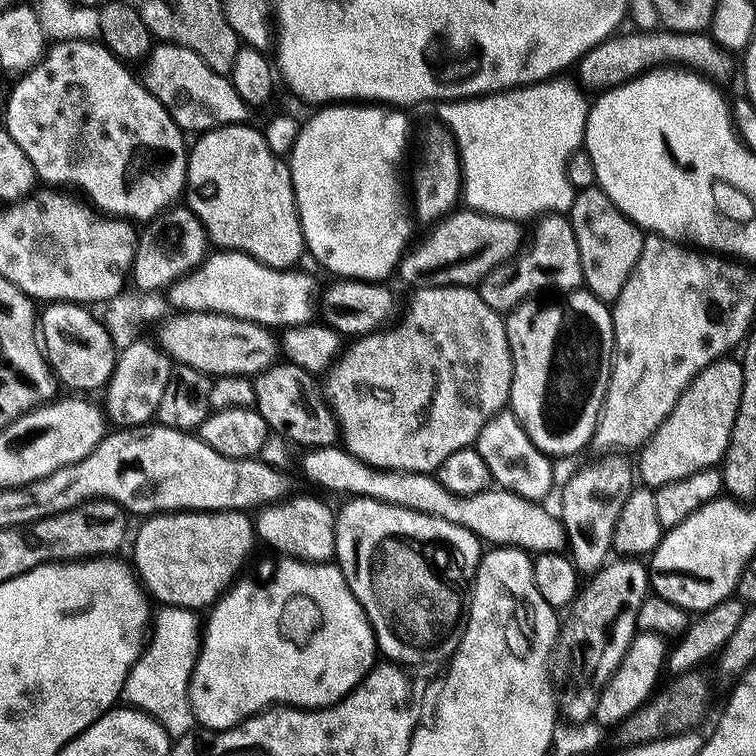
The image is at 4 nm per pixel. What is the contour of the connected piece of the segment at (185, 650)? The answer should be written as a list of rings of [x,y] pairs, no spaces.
[[[167,606],[159,610],[152,624],[152,640],[127,676],[122,698],[129,707],[153,716],[165,727],[171,739],[177,740],[188,730],[184,726],[190,716],[188,685],[200,648],[200,632],[198,628],[196,630],[193,611]]]

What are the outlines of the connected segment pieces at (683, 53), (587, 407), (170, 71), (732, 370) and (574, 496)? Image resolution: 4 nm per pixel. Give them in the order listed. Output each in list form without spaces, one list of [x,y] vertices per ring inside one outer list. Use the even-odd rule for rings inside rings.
[[[659,30],[660,32],[632,32],[629,36],[613,35],[611,38],[597,44],[594,50],[590,50],[580,60],[578,65],[578,83],[585,93],[603,94],[610,88],[622,88],[631,85],[639,76],[644,76],[647,72],[655,73],[657,70],[665,66],[679,66],[700,73],[701,76],[708,77],[713,82],[721,82],[720,80],[728,80],[732,76],[732,71],[737,71],[738,64],[734,61],[733,53],[726,52],[719,48],[712,39],[711,35],[701,34],[698,32],[670,32],[667,30]]]
[[[577,290],[561,295],[560,300],[553,304],[539,304],[539,299],[526,300],[518,305],[507,317],[508,337],[510,338],[510,350],[512,351],[512,365],[514,366],[514,378],[512,379],[512,399],[510,410],[518,418],[518,422],[526,430],[526,434],[547,456],[559,458],[559,456],[576,456],[582,448],[588,448],[592,443],[596,428],[600,424],[600,415],[606,402],[608,387],[612,381],[612,361],[616,355],[616,339],[614,338],[614,322],[612,321],[612,308],[603,304],[597,296],[587,290]]]
[[[160,42],[148,53],[144,66],[144,76],[142,72],[144,87],[150,90],[150,94],[154,94],[154,98],[158,98],[158,102],[162,102],[162,106],[166,106],[166,110],[172,115],[176,125],[186,134],[192,134],[192,132],[203,134],[213,132],[216,128],[231,128],[234,124],[247,125],[249,123],[249,106],[246,102],[242,102],[242,94],[234,90],[231,79],[210,70],[210,66],[206,66],[206,62],[202,62],[202,58],[194,54],[194,50]]]
[[[725,358],[711,364],[682,394],[667,422],[652,435],[639,453],[638,480],[653,490],[695,473],[716,468],[728,453],[738,406],[742,402],[744,366],[739,359]]]
[[[604,454],[593,464],[580,468],[568,480],[560,496],[559,519],[568,534],[570,556],[580,574],[595,574],[604,567],[613,551],[612,535],[624,509],[624,502],[634,488],[634,464],[624,454]]]

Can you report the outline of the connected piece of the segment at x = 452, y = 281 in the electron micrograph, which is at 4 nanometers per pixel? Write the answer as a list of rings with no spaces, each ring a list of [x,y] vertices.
[[[457,210],[433,228],[436,229],[417,248],[415,245],[405,255],[398,269],[398,280],[413,284],[411,287],[416,290],[479,286],[494,269],[519,256],[526,244],[525,225],[521,221],[488,216],[485,212]]]

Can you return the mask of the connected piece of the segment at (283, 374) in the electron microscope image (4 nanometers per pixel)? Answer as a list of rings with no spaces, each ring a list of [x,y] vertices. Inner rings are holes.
[[[281,362],[275,368],[255,377],[256,411],[266,418],[269,429],[285,436],[292,444],[301,444],[301,449],[330,448],[337,443],[338,425],[331,406],[319,387],[312,388],[313,377],[291,362]]]

